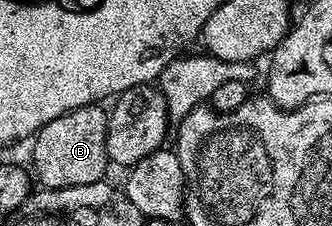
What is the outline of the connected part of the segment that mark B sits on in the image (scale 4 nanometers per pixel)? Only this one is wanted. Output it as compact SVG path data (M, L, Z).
M102 106L78 107L45 125L33 136L31 163L33 175L44 188L89 185L106 176L109 160L107 157L107 117Z

